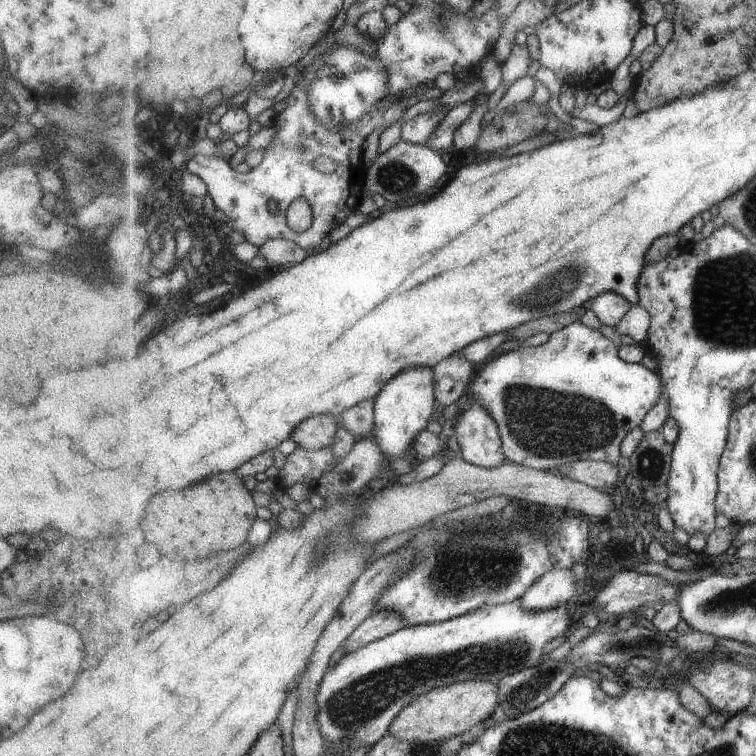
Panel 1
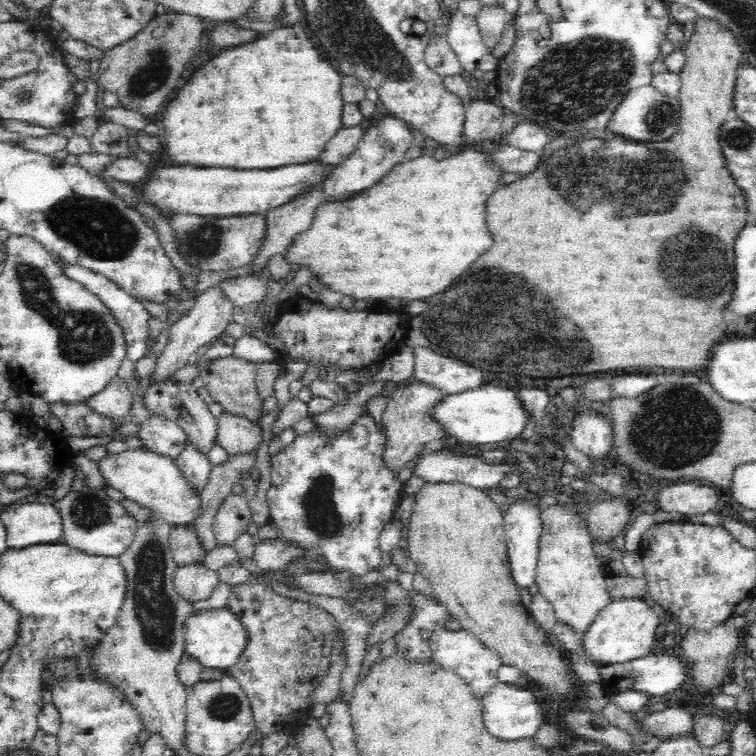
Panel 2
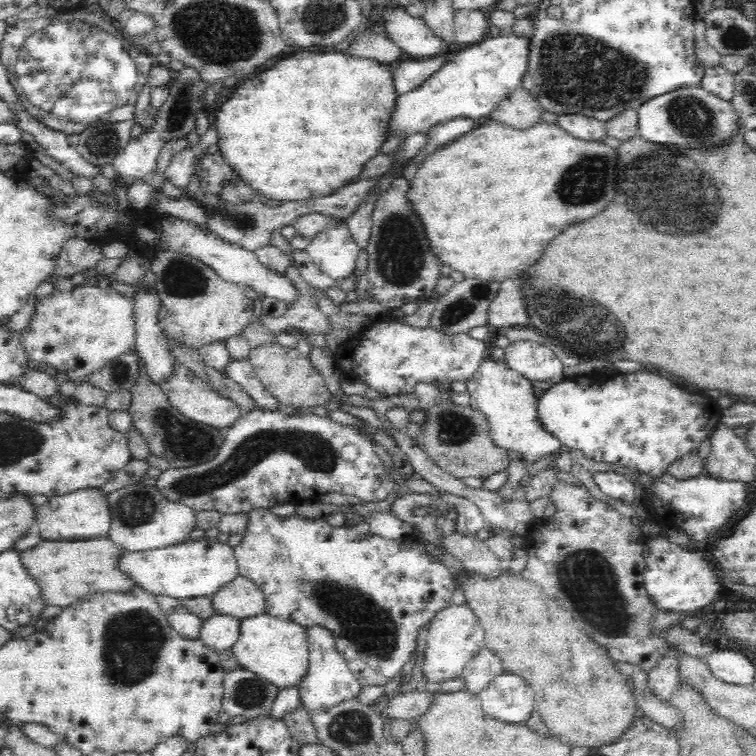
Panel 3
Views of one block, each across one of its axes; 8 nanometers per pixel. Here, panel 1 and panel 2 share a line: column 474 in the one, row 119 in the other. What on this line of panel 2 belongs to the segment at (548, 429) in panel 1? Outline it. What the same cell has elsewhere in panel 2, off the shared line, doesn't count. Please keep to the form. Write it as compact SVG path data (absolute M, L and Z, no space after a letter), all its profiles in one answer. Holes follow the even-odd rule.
M384 114L382 118L378 118L369 126L366 136L358 142L356 150L338 165L334 174L324 182L321 192L323 202L326 204L346 202L352 196L368 190L372 184L388 176L391 168L405 160L404 154L412 145L410 126L392 115Z

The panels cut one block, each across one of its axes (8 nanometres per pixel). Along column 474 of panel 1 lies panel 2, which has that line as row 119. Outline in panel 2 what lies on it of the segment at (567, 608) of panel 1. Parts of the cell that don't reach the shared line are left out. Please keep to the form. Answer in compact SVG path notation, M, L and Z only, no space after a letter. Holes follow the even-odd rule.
M652 84L633 88L627 92L624 100L615 108L608 121L606 133L622 135L634 141L646 141L652 145L659 140L666 140L676 134L680 122L680 103L678 97L670 97L660 92Z

